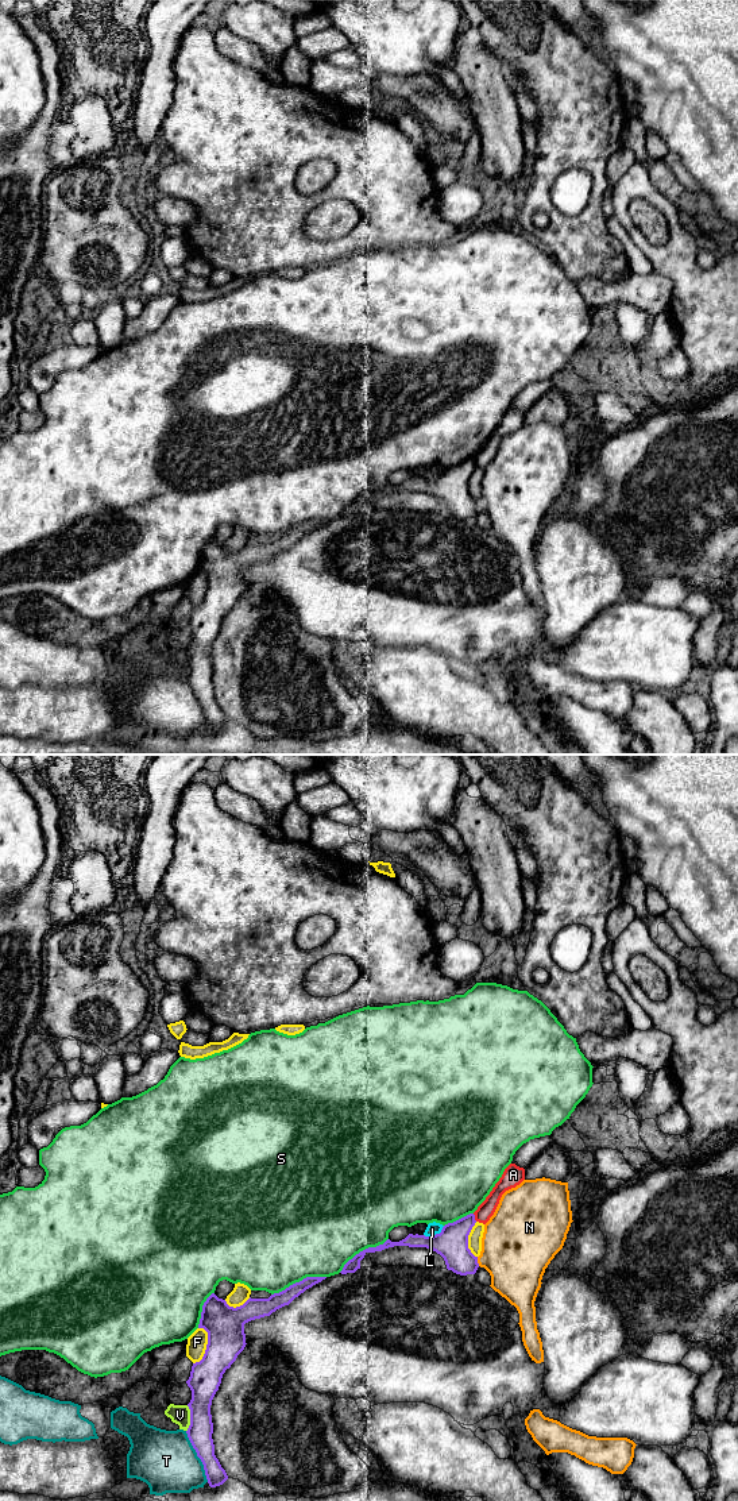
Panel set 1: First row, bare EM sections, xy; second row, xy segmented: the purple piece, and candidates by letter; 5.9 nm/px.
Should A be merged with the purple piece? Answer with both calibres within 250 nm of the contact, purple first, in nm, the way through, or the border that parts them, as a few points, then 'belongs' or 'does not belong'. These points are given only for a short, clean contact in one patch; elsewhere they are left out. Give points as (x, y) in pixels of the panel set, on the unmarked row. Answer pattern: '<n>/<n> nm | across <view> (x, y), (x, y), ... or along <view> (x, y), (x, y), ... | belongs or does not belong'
190/100 nm | along xy (472, 458), (476, 465) | does not belong

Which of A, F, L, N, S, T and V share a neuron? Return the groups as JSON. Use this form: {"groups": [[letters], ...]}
{"groups": [["A"], ["F"], ["L"], ["N"], ["S"], ["T"], ["V"]]}

